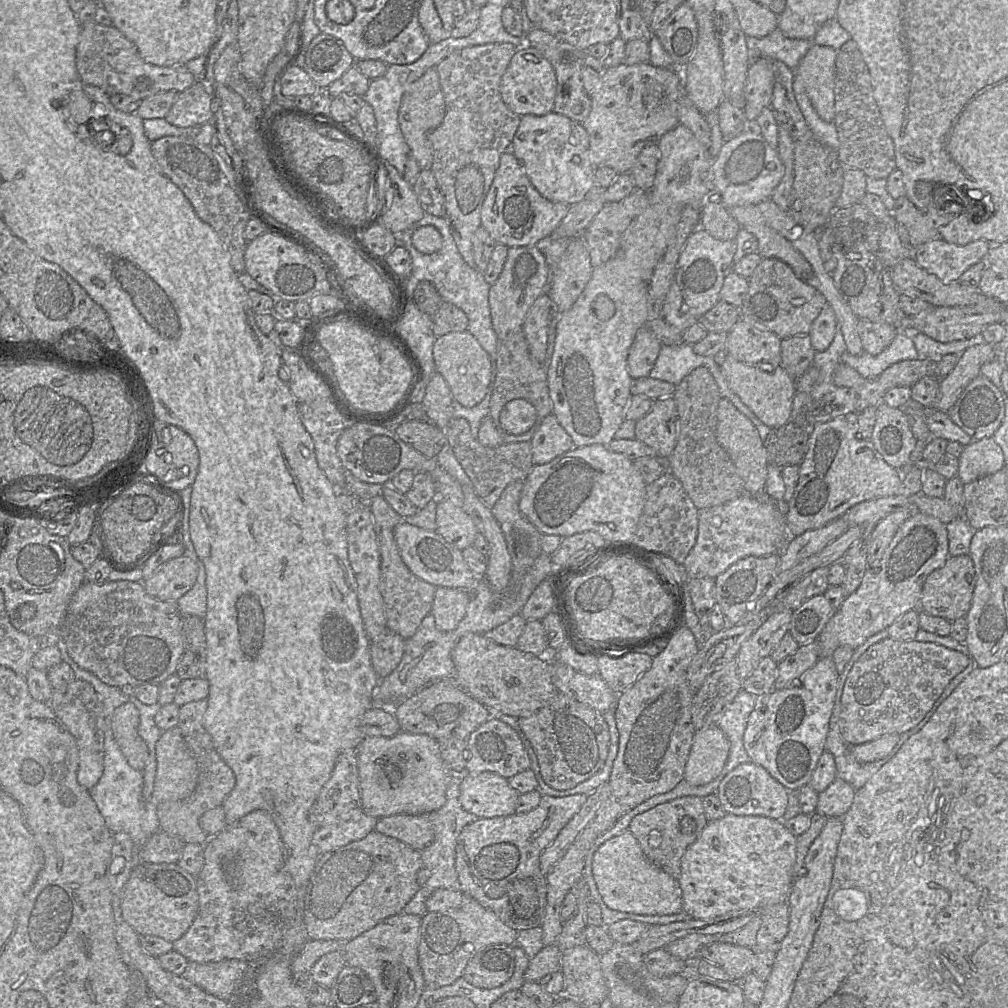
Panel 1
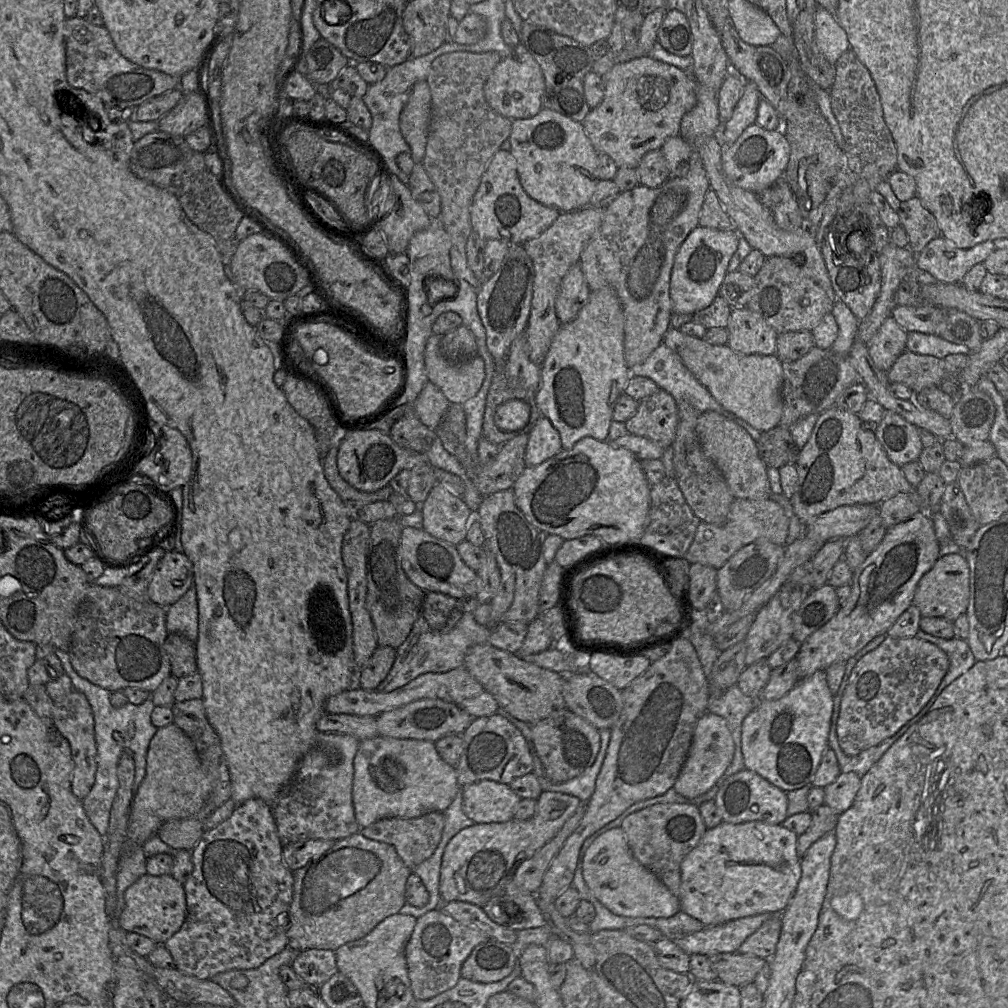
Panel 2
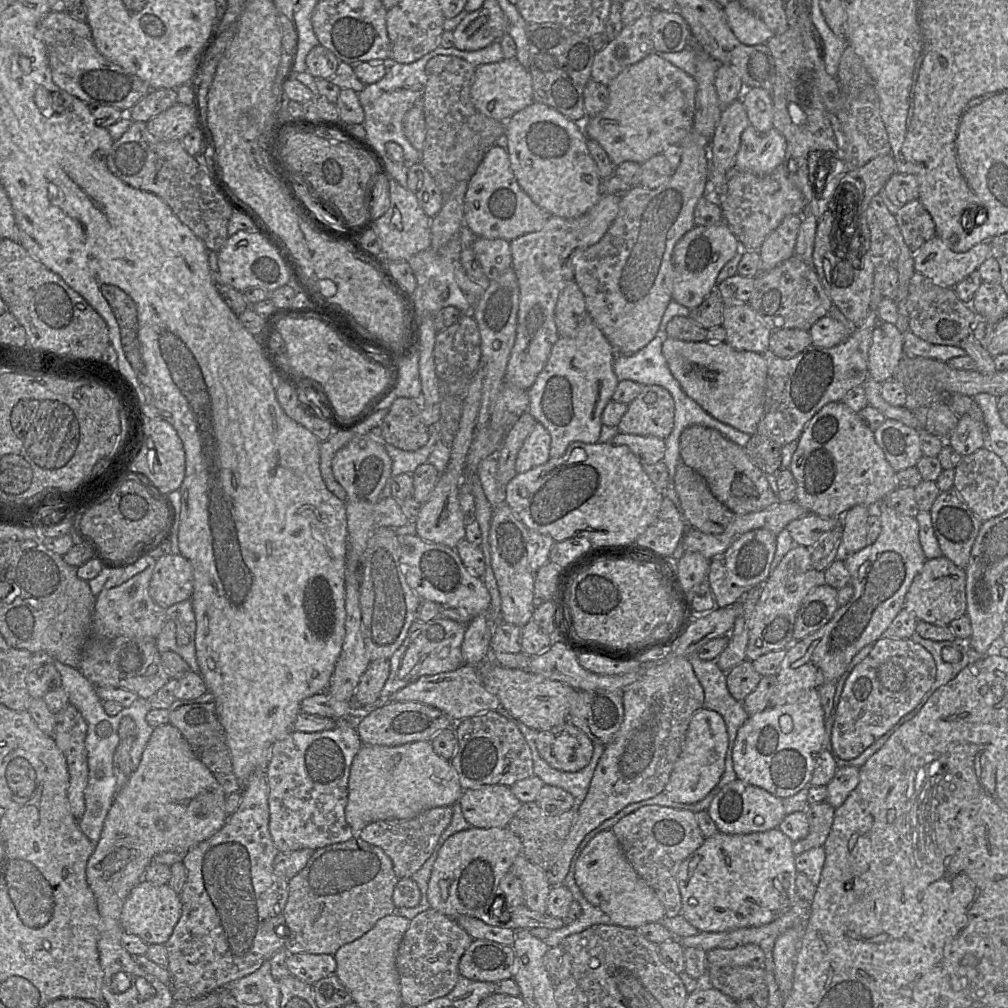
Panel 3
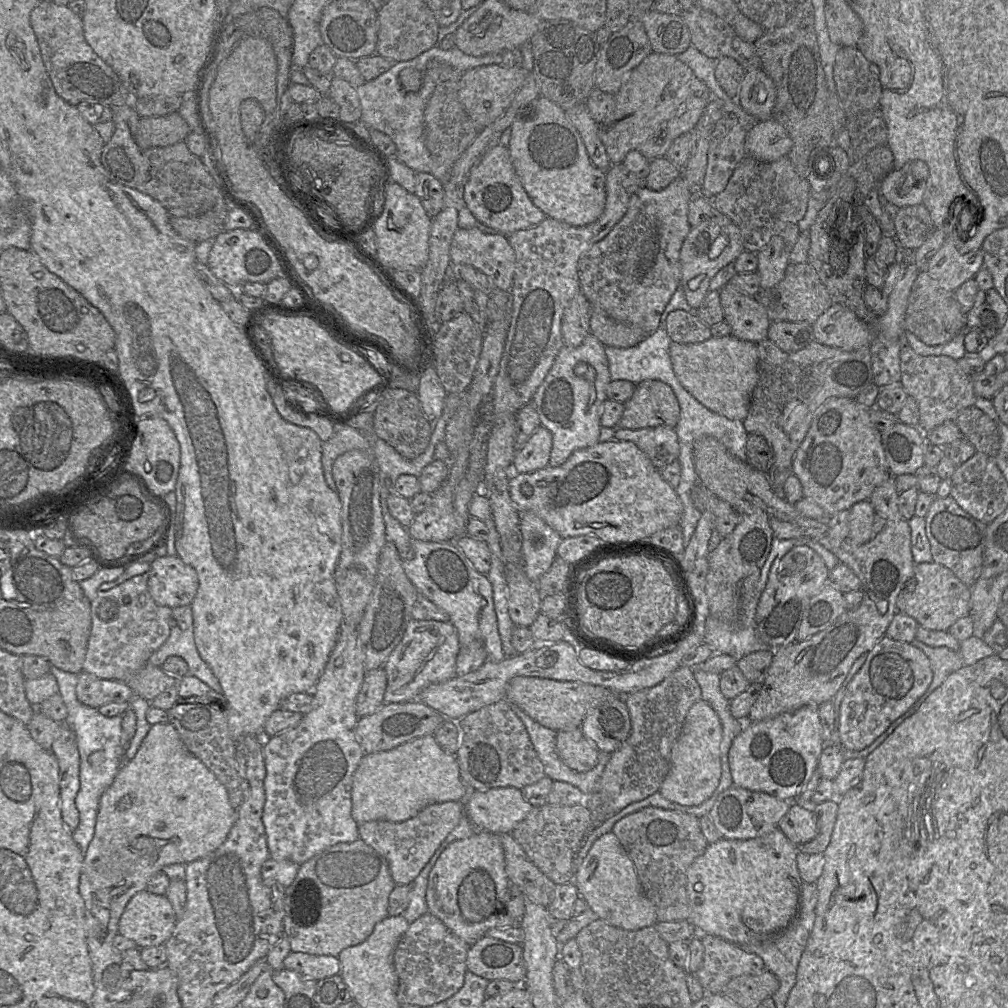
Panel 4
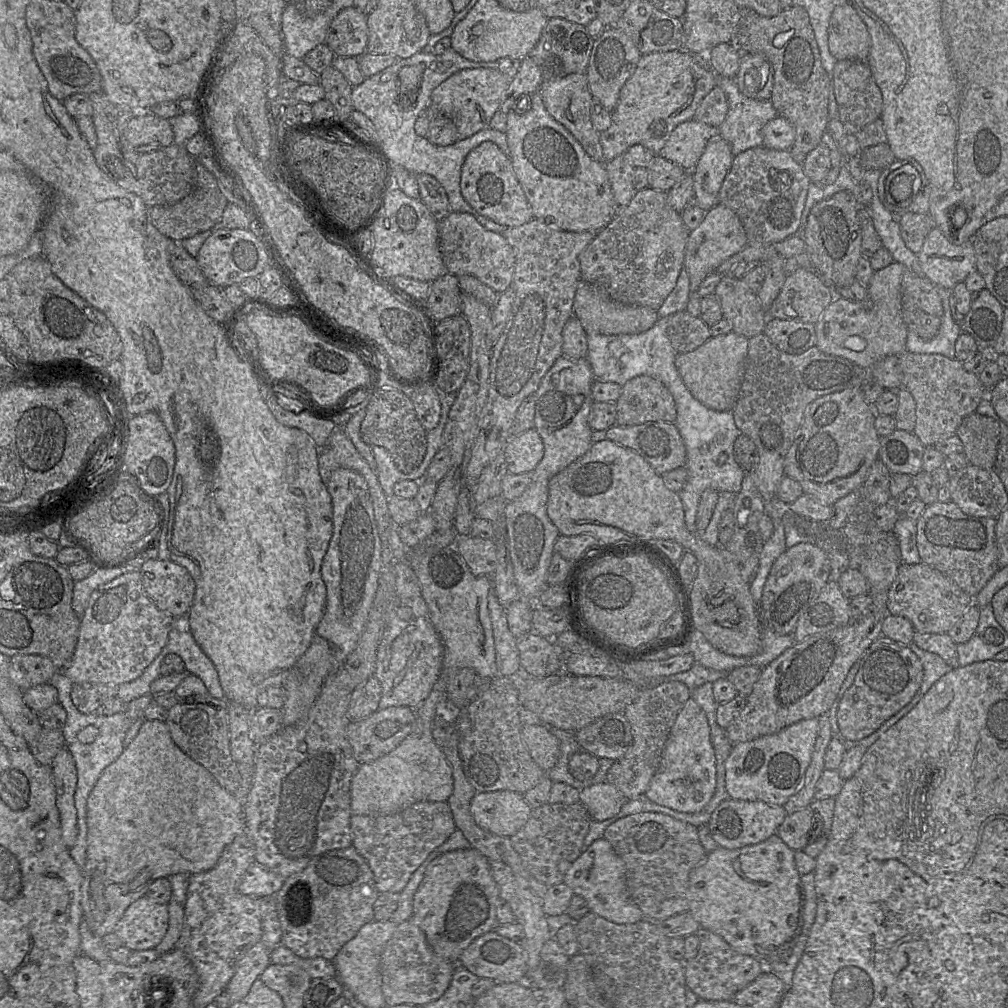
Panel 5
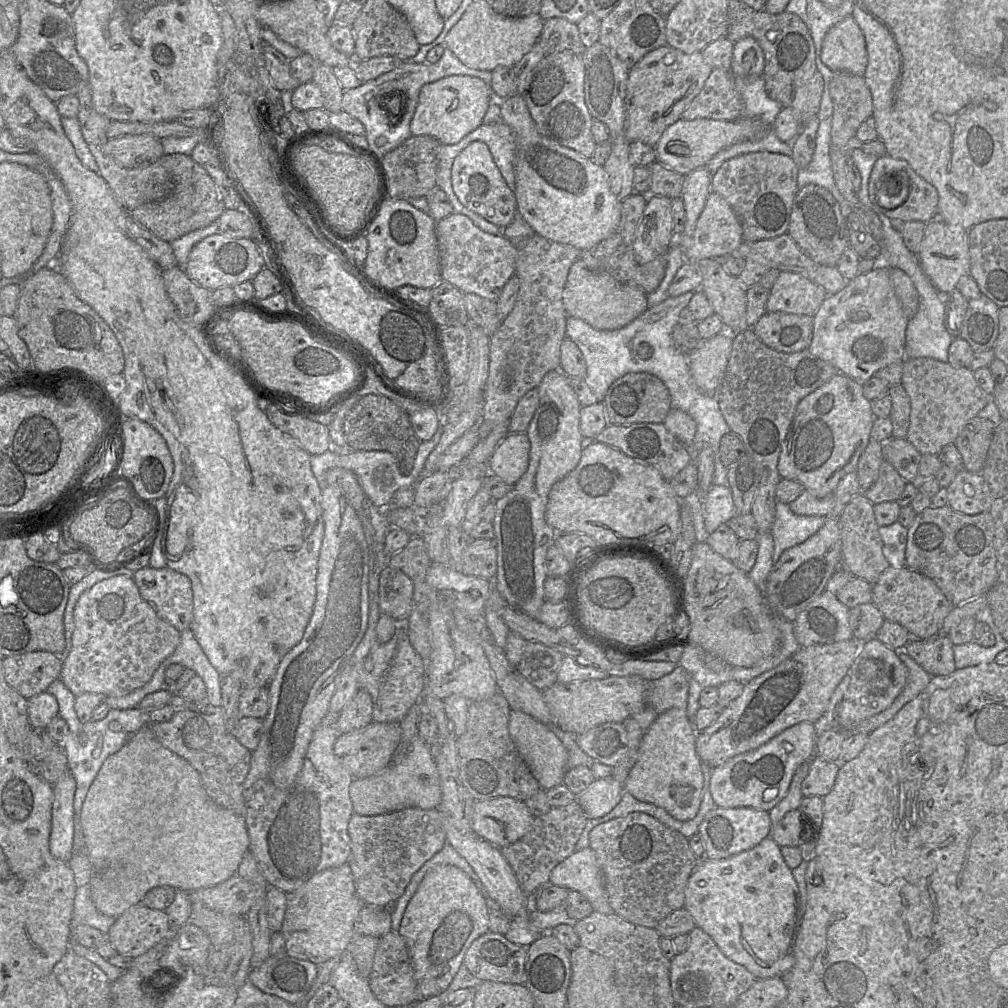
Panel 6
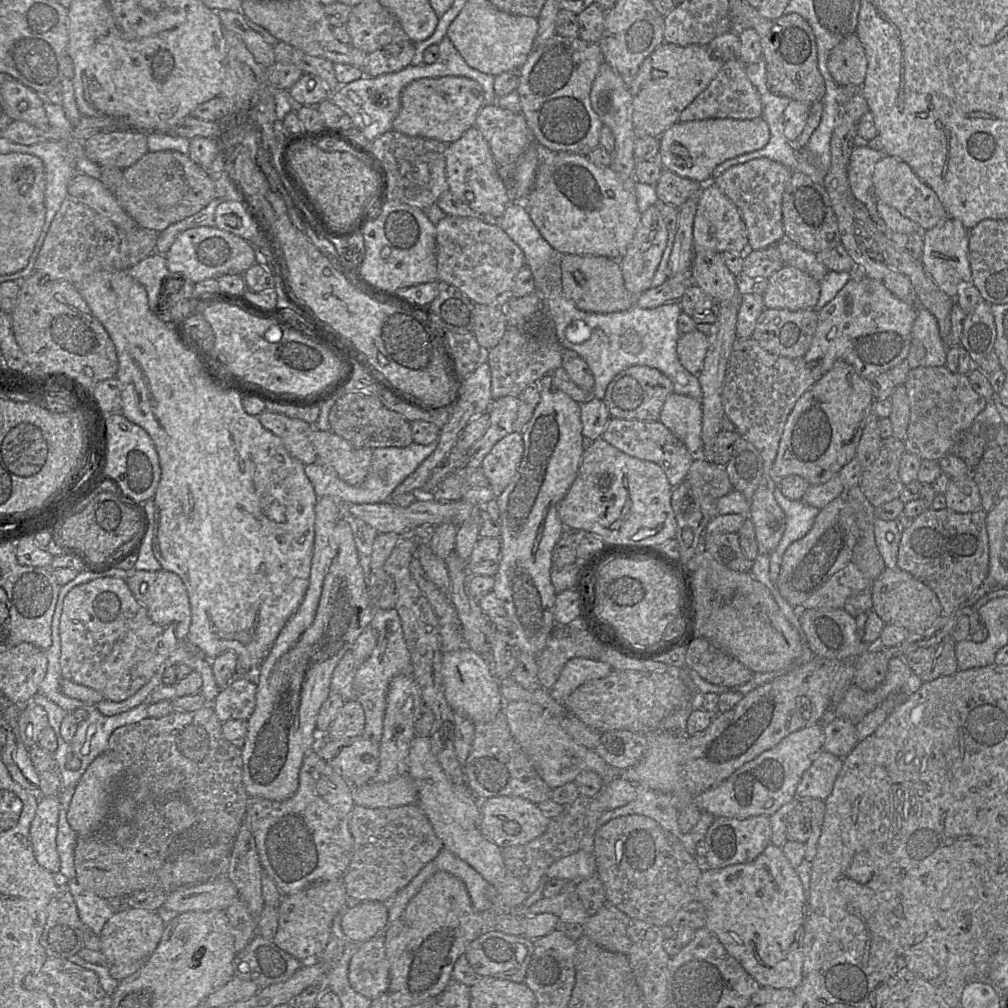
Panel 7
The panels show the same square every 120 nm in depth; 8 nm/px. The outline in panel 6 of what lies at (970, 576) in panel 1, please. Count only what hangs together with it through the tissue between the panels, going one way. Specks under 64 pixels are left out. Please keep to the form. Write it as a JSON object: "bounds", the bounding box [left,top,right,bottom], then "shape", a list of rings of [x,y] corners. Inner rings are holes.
{"bounds":[871,565,954,639],"shape":[[[891,565],[873,584],[871,602],[880,610],[884,619],[900,624],[914,639],[928,639],[942,634],[943,622],[954,607],[932,579],[908,567]]]}

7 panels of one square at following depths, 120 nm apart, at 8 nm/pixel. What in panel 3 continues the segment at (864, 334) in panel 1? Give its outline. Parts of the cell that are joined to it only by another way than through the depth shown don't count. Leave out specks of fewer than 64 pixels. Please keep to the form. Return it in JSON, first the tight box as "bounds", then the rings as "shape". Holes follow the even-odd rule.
{"bounds":[869,322,904,383],"shape":[[[880,322],[874,329],[869,349],[869,377],[884,383],[892,379],[903,352],[904,336],[896,325]]]}

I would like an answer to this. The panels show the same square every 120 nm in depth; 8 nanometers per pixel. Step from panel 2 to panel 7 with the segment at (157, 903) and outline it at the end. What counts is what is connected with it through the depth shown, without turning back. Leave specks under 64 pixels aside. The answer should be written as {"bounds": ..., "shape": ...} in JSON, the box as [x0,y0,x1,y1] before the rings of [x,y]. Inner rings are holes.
{"bounds":[99,907,165,964],"shape":[[[124,907],[114,913],[99,934],[100,952],[108,964],[146,960],[158,946],[165,922],[157,911]]]}

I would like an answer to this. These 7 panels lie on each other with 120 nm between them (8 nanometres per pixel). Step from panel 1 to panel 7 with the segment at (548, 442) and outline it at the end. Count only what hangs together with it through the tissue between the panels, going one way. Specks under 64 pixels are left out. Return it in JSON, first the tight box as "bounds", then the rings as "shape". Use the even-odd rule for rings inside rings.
{"bounds":[480,431,523,494],"shape":[[[514,431],[499,440],[483,459],[480,468],[496,494],[503,492],[511,482],[521,462],[523,450],[523,436]]]}

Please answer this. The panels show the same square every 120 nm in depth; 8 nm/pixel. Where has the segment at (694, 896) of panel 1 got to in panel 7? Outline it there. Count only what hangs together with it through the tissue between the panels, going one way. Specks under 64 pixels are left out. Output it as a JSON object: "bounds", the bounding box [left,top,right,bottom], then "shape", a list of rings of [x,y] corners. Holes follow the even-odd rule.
{"bounds":[697,843,808,990],"shape":[[[770,843],[765,850],[751,862],[734,864],[721,869],[705,869],[698,883],[697,899],[701,901],[706,911],[707,920],[705,927],[716,935],[729,955],[735,958],[761,987],[772,987],[776,989],[788,988],[794,990],[800,985],[802,982],[803,968],[802,937],[808,903],[796,869],[791,866],[781,847]]]}

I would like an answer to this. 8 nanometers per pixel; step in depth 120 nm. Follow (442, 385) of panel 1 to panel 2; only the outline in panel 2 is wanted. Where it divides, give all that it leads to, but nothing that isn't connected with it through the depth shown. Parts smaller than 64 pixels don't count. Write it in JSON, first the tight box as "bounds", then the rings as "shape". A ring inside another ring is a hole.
{"bounds":[413,382,450,430],"shape":[[[427,382],[413,404],[419,420],[429,429],[436,430],[450,406],[450,402],[431,382]]]}

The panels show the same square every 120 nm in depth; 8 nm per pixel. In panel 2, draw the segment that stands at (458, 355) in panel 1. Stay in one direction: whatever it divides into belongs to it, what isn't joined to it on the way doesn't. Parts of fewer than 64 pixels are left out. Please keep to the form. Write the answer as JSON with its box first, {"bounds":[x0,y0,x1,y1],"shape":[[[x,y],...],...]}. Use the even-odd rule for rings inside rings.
{"bounds":[424,333,486,405],"shape":[[[433,333],[427,341],[424,353],[427,378],[429,382],[441,390],[450,404],[463,405],[476,396],[482,387],[486,377],[485,362],[478,354],[461,363],[447,361],[441,353],[441,337],[441,335]]]}

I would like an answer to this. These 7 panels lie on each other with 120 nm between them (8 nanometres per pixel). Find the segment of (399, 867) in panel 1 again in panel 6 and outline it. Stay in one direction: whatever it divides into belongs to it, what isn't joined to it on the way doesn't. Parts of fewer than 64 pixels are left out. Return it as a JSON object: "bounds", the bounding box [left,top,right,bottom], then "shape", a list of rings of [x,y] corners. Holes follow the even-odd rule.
{"bounds":[280,863,363,964],"shape":[[[348,863],[314,874],[295,891],[286,893],[286,908],[280,930],[286,954],[315,964],[341,956],[354,936],[354,923],[363,906]]]}

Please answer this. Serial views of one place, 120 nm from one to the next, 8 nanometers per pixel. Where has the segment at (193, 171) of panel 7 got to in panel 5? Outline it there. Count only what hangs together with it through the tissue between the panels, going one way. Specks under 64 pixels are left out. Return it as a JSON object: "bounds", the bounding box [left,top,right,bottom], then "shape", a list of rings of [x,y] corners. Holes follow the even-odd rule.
{"bounds":[148,161,227,241],"shape":[[[196,161],[195,186],[192,191],[175,204],[148,207],[148,219],[162,235],[174,241],[182,241],[218,227],[227,204],[215,177]]]}

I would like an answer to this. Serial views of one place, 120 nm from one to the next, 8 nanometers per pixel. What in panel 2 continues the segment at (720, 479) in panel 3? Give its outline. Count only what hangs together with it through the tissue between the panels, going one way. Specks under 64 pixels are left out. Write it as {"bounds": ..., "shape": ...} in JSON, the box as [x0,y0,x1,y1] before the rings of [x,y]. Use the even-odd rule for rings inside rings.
{"bounds":[696,411,772,500],"shape":[[[714,411],[701,413],[696,433],[706,456],[723,474],[735,499],[764,500],[772,497],[768,467],[759,456],[757,442],[742,426]]]}

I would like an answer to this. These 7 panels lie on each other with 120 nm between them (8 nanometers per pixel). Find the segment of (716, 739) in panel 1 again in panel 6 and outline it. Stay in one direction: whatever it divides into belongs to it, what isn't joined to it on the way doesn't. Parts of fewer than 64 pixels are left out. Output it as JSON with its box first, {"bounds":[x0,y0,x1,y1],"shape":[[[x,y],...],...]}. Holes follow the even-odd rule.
{"bounds":[624,708,705,821],"shape":[[[672,708],[659,714],[641,739],[624,790],[664,808],[679,821],[693,819],[700,809],[705,781],[703,763],[696,752],[697,733],[686,709]]]}

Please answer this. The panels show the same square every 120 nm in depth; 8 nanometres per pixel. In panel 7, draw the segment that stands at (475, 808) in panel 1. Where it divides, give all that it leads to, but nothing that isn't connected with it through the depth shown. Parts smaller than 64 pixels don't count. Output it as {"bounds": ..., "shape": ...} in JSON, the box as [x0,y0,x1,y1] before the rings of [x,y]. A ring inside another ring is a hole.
{"bounds":[480,796,550,848],"shape":[[[497,796],[480,800],[480,832],[499,848],[526,845],[541,836],[550,823],[536,804],[515,796]]]}

